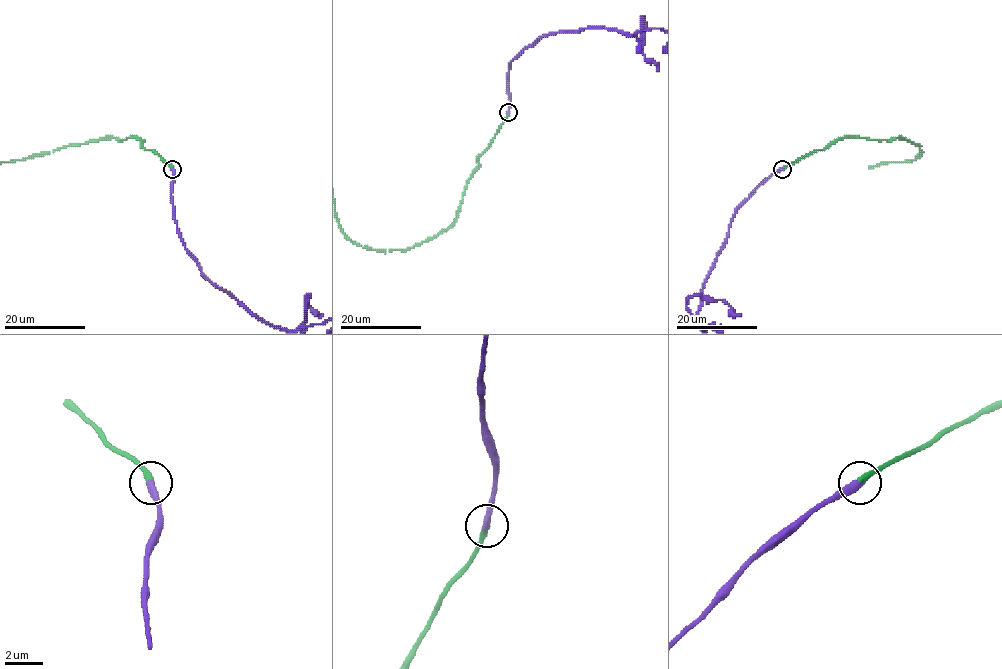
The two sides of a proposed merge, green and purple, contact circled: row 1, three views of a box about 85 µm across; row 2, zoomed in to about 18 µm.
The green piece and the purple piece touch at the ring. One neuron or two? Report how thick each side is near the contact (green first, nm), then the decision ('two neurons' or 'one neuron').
calibres 320 and 420 nm; one neuron

